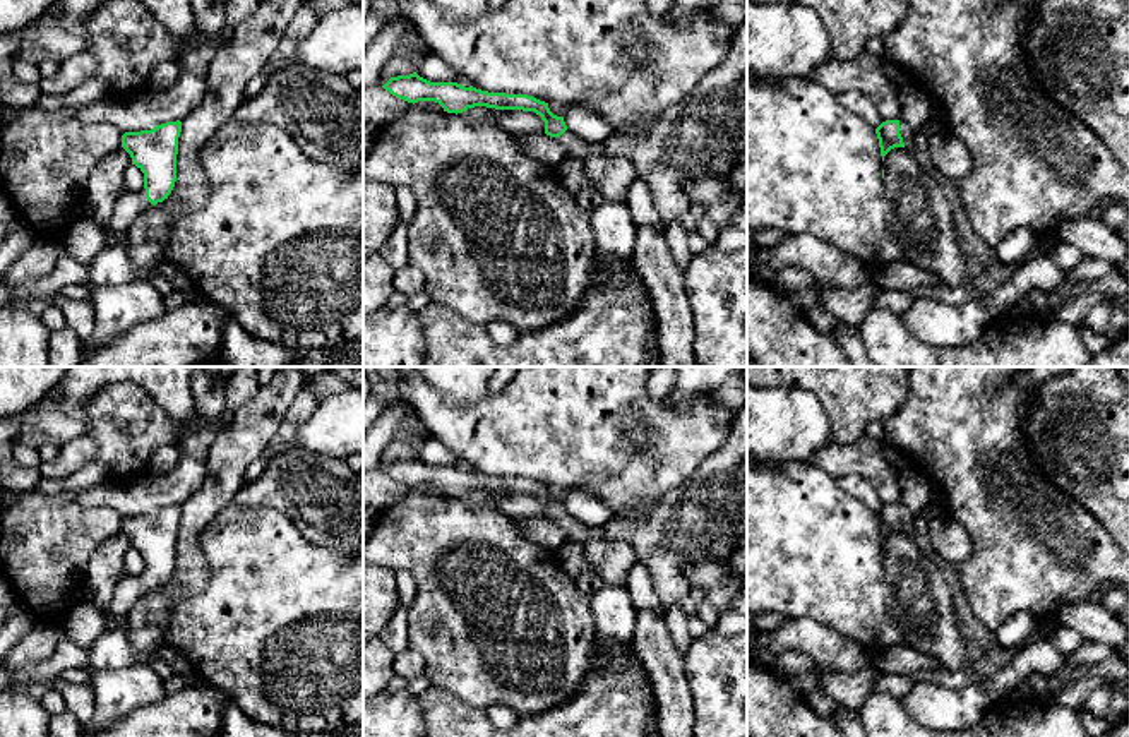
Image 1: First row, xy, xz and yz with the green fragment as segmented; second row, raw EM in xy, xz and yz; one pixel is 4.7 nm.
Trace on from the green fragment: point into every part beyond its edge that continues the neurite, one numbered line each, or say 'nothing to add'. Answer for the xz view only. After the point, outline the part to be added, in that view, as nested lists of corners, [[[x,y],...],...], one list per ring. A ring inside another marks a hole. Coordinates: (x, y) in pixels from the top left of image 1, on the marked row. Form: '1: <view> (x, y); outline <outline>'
1: xz (576, 148); outline [[[565,130],[560,135],[560,142],[565,146],[569,156],[586,159],[588,156],[588,144],[577,139],[570,130]]]

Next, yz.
1: yz (908, 136); outline [[[899,122],[899,134],[903,137],[905,147],[913,149],[917,134],[903,122]]]

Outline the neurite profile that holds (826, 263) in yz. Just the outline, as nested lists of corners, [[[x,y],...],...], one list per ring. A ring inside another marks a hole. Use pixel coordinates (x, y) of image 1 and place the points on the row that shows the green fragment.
[[[809,233],[786,235],[780,245],[759,247],[757,261],[776,274],[788,267],[807,269],[814,278],[841,291],[862,286],[875,274],[851,254]]]

